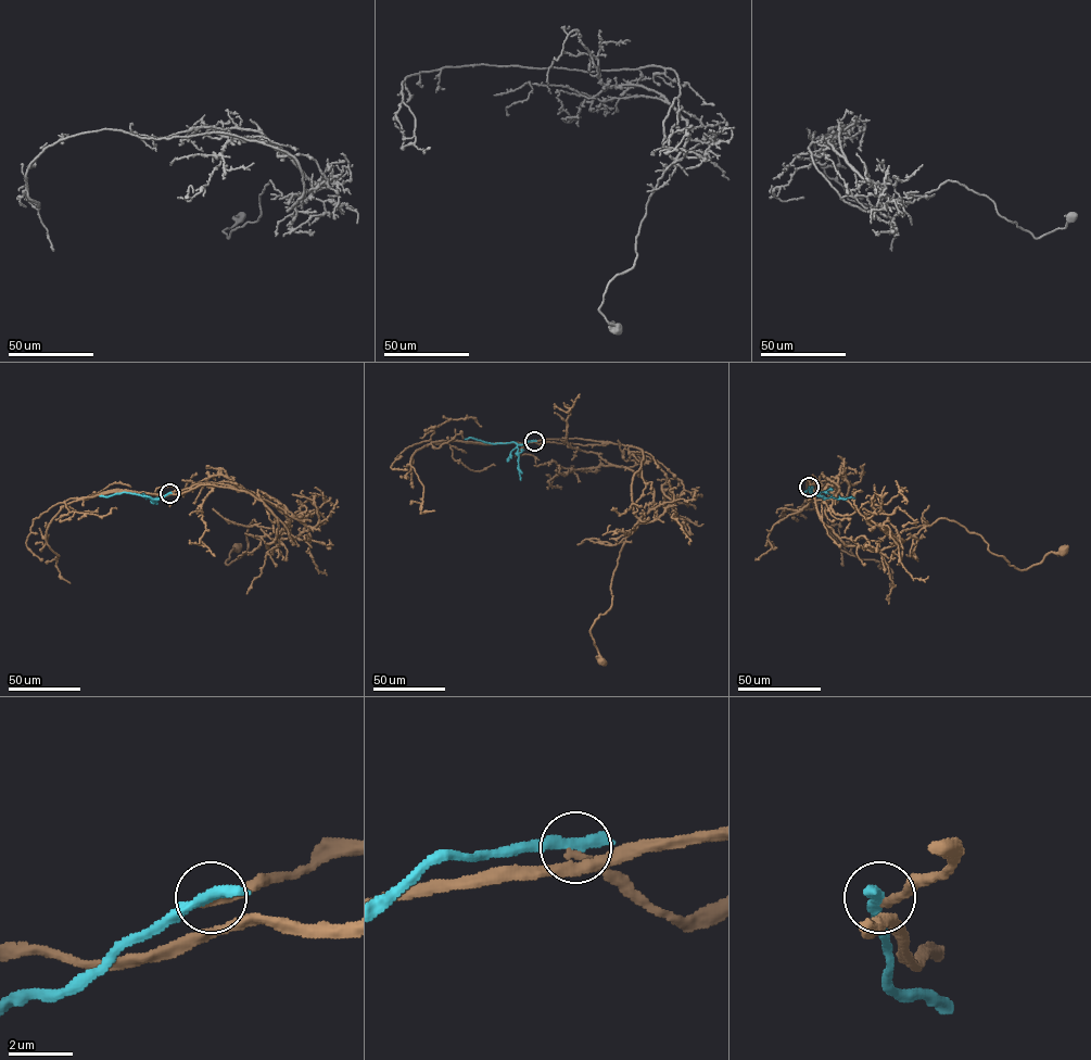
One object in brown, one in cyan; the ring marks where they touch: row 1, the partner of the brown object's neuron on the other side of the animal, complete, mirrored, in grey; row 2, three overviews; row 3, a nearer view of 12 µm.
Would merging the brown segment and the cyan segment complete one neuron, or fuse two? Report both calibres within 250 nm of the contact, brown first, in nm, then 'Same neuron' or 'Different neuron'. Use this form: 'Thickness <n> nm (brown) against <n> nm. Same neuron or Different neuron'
Thickness 180 nm (brown) against 440 nm. Different neuron

